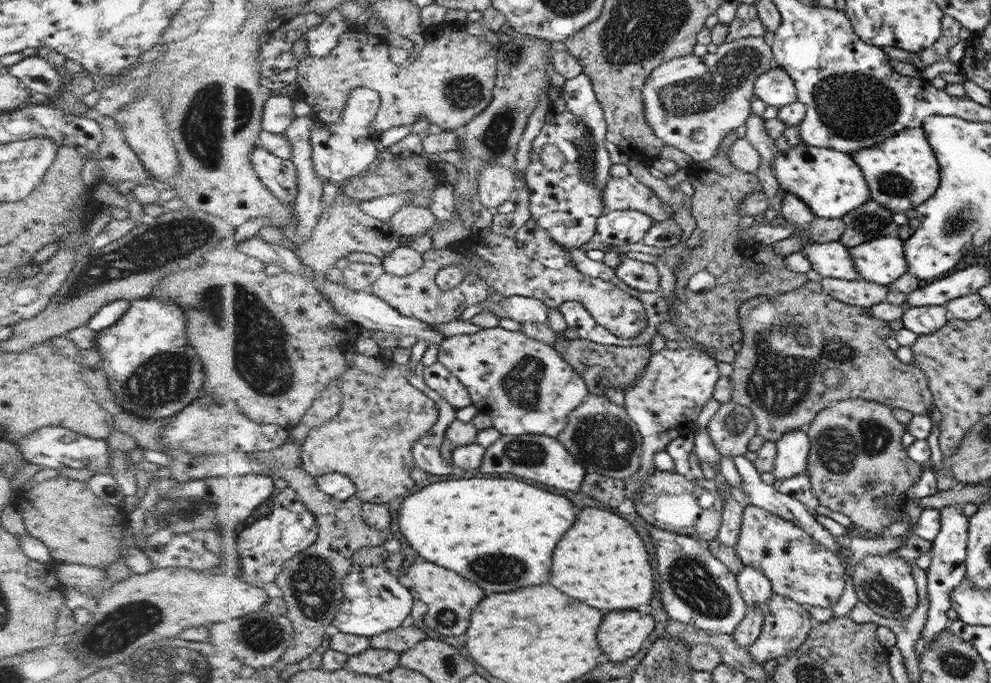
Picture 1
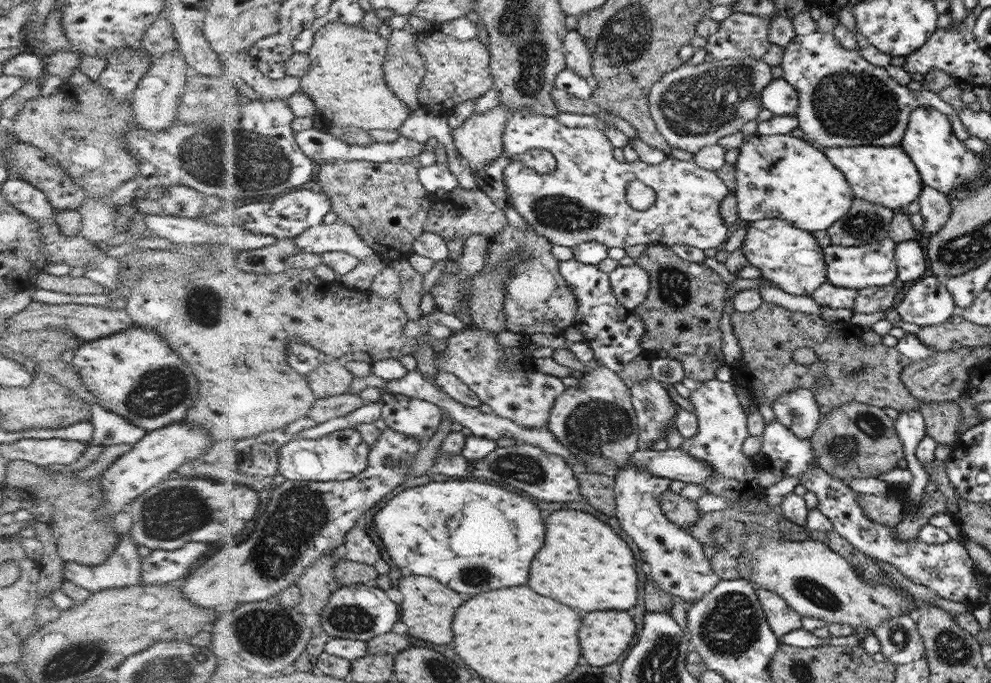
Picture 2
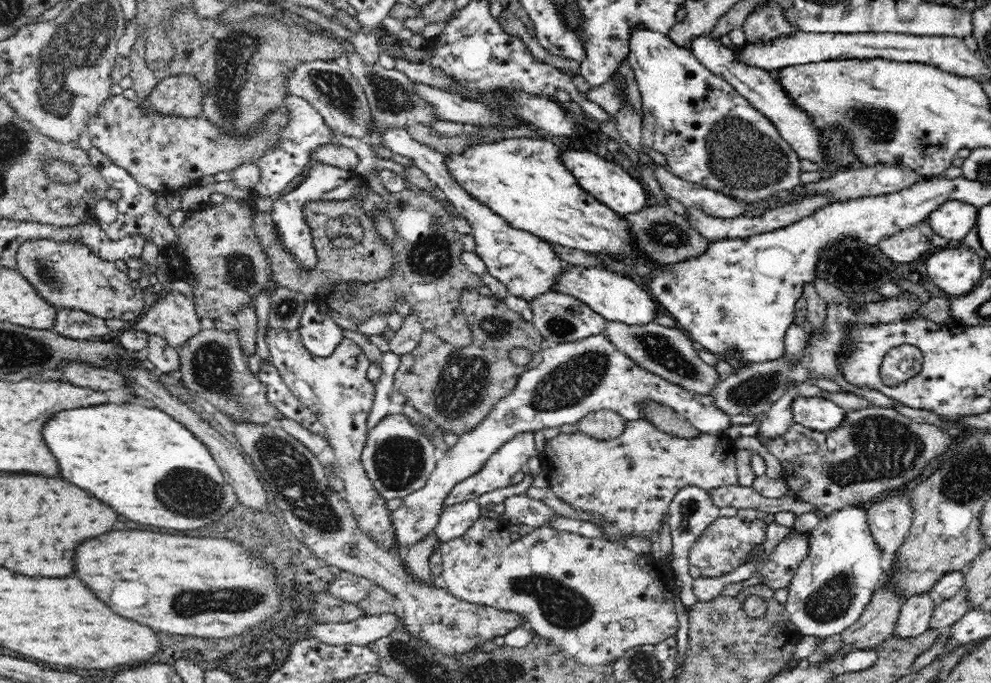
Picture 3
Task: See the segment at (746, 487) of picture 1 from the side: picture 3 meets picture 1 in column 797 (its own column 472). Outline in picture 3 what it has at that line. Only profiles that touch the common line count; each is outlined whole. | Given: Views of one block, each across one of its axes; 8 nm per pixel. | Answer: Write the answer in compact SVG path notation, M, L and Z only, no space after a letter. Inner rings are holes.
M468 499L466 502L447 506L440 514L434 534L443 547L448 539L455 539L463 535L481 515L477 499Z

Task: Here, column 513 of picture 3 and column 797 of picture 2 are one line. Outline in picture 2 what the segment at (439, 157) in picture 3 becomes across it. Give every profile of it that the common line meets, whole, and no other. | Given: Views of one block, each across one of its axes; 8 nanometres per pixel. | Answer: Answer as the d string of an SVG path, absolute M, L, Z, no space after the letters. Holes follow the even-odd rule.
M763 218L748 224L742 244L748 264L757 266L762 277L790 294L811 296L828 281L827 259L814 234L795 227L787 219Z

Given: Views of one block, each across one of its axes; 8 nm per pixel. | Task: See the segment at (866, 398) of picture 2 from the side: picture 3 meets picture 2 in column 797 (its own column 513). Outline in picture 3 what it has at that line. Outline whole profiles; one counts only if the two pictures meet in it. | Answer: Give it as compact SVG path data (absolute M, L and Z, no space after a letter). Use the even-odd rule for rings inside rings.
M468 289L463 291L460 304L466 322L472 322L472 326L469 326L472 342L463 347L442 346L434 332L424 330L419 345L412 352L398 355L400 366L394 372L395 390L410 400L410 404L427 421L443 432L457 435L474 430L490 414L493 406L514 390L523 372L538 364L543 350L540 347L543 337L539 330L533 321L526 321L524 317L516 322L516 326L512 326L512 330L508 330L508 334L504 334L504 338L502 332L500 338L492 338L492 334L484 330L484 322L492 326L496 318L500 318L500 322L508 322L508 318L512 318L512 310L503 299L484 296L478 289ZM512 348L530 349L533 361L524 367L514 364L508 355Z

